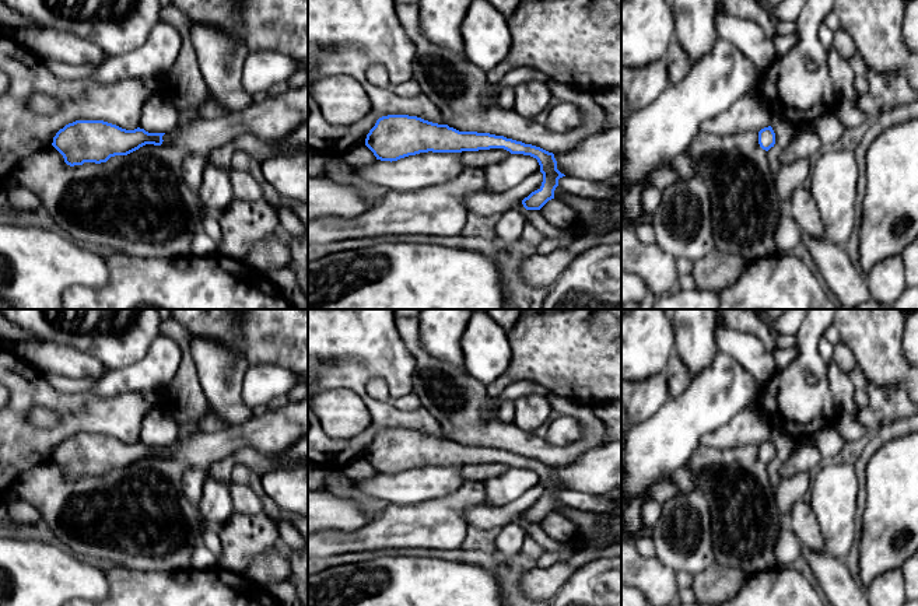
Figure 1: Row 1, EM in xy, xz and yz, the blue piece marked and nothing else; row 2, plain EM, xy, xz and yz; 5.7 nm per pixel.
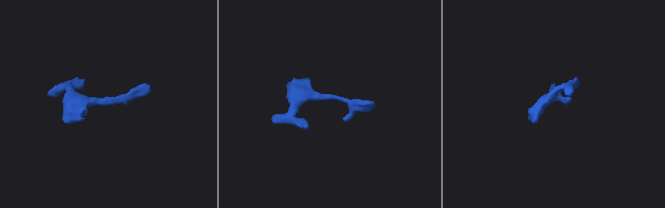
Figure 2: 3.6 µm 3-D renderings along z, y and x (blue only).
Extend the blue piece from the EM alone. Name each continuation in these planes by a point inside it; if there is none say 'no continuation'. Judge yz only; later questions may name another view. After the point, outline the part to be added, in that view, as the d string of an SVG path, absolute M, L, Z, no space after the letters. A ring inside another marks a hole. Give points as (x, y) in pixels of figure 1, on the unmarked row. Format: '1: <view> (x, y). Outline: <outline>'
no continuation

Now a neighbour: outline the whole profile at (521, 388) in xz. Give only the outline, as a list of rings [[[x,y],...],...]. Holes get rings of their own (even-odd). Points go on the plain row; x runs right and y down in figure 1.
[[[519,381],[515,382],[512,385],[509,385],[508,388],[505,388],[498,396],[493,397],[488,396],[487,397],[487,404],[484,407],[484,416],[490,417],[491,413],[498,409],[498,406],[505,402],[505,400],[515,400],[521,396],[529,395],[529,393],[540,393],[540,395],[547,395],[546,389],[528,382],[528,381]]]

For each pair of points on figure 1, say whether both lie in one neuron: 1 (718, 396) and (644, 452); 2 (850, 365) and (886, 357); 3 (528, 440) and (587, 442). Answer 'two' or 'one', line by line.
1: one
2: two
3: one

